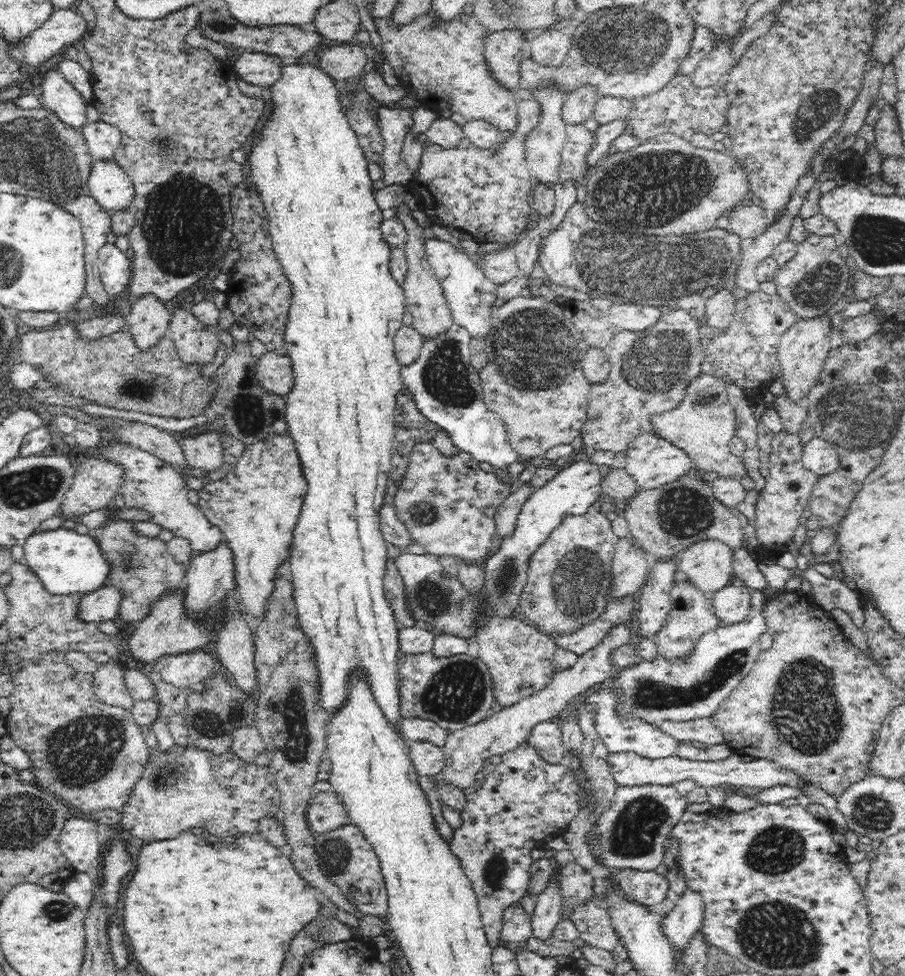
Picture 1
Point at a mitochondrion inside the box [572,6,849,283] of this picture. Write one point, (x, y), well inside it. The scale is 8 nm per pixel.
(641, 190)

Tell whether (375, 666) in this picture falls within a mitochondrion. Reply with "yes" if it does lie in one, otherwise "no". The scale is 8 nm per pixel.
no

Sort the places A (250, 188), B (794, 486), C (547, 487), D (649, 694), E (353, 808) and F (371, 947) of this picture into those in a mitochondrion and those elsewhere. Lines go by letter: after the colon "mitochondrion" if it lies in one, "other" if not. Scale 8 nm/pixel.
A: other
B: other
C: other
D: mitochondrion
E: other
F: other

